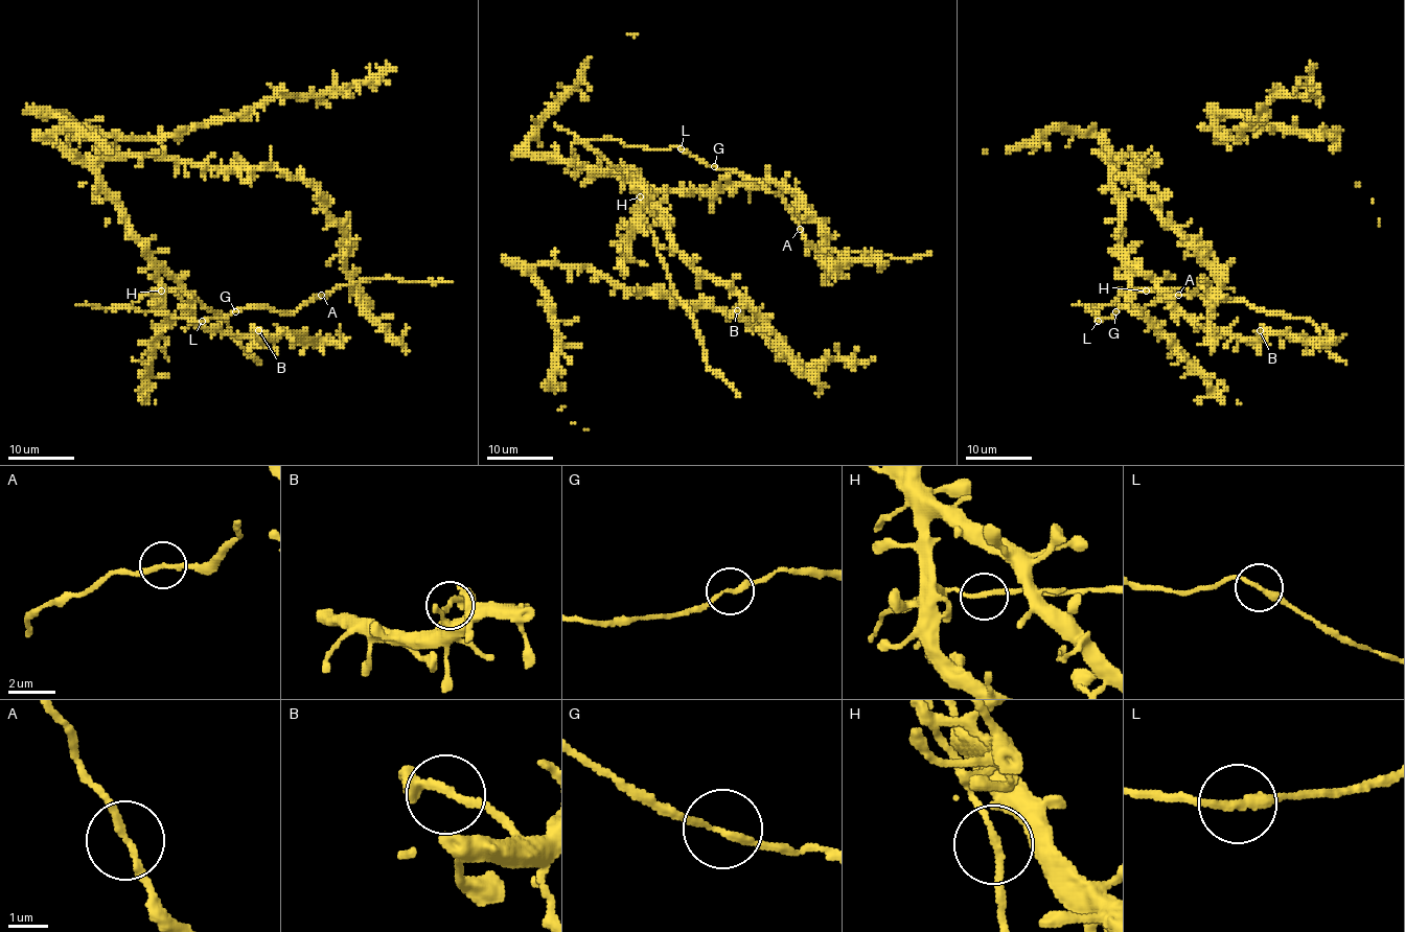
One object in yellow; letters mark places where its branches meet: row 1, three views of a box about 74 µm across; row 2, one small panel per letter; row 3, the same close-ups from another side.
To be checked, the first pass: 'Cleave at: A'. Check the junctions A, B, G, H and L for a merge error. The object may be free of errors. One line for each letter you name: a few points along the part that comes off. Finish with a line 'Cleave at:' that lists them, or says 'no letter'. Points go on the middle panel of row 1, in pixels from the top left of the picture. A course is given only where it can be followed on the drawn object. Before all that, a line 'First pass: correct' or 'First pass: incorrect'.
First pass: incorrect
Cleave at: no letter

